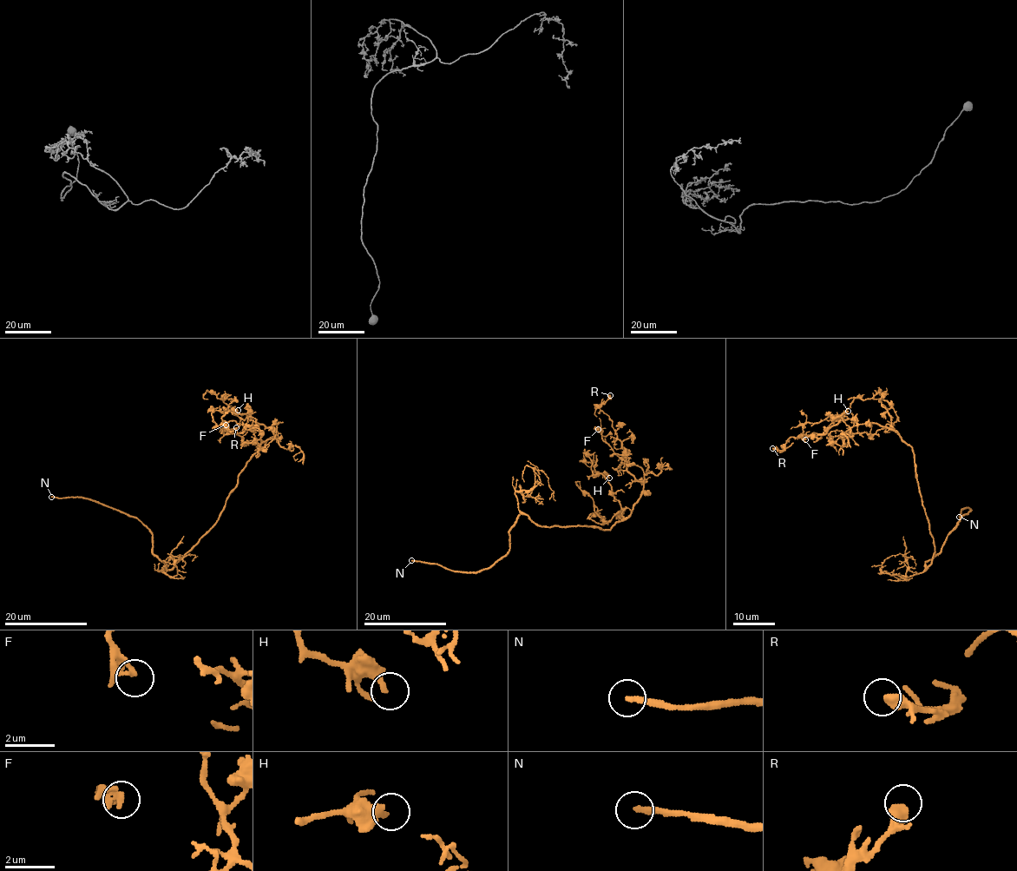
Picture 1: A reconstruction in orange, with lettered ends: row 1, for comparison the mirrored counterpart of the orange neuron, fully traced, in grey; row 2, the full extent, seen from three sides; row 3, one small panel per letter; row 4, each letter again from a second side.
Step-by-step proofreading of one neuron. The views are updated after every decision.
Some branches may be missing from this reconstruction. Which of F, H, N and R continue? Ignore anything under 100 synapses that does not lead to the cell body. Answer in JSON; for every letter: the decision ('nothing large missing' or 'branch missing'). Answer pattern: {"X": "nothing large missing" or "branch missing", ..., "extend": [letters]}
{"F": "nothing large missing", "H": "nothing large missing", "N": "branch missing", "R": "nothing large missing", "extend": ["N"]}

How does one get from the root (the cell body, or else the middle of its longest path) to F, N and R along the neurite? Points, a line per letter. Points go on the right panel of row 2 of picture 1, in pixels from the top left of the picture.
F: (922, 505), (914, 450), (894, 431), (831, 415), (813, 424), (808, 422), (803, 430), (805, 439)
N: (922, 505), (934, 545), (928, 567), (925, 563), (941, 550), (947, 534), (970, 510), (961, 510), (959, 517)
R: (922, 505), (914, 450), (890, 429), (840, 419), (816, 436), (789, 438), (781, 451), (772, 448)

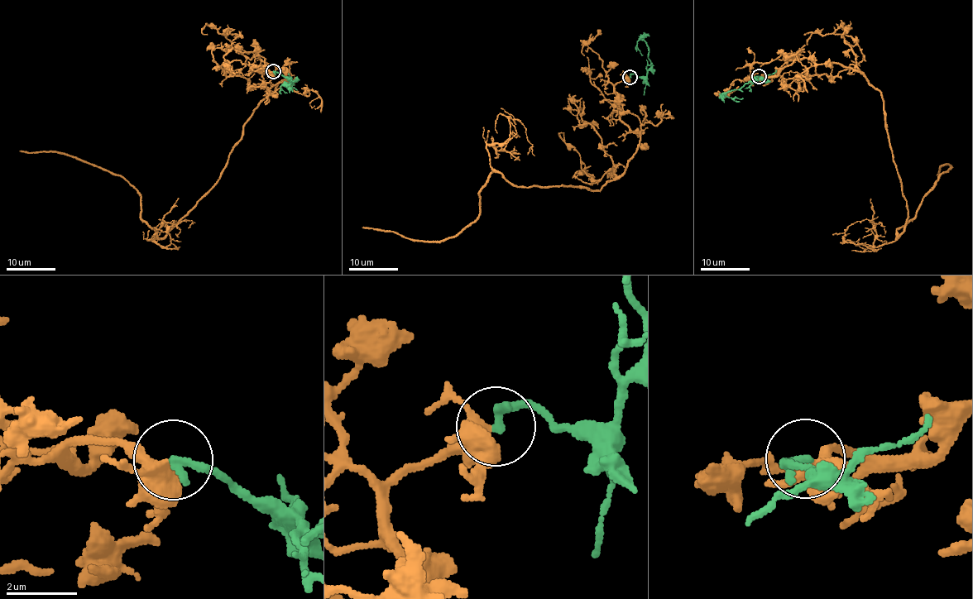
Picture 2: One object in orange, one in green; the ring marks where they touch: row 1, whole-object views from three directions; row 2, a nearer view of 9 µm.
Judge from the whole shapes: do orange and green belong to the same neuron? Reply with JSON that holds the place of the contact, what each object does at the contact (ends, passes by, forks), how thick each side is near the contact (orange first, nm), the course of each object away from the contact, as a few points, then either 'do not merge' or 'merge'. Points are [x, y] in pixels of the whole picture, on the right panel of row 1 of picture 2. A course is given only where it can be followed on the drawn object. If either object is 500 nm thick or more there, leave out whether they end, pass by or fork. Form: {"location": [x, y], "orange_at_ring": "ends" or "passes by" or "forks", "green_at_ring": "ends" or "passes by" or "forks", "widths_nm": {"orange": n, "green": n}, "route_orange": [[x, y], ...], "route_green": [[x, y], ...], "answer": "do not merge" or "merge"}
{"location": [759, 76], "orange_at_ring": "forks", "green_at_ring": "ends", "widths_nm": {"orange": 360, "green": 280}, "route_orange": [[759, 76], [806, 57], [852, 67], [877, 89], [908, 210], [900, 235], [951, 166], [937, 174]], "route_green": [[759, 76], [755, 76], [759, 79], [747, 87], [742, 85], [726, 93], [730, 97], [742, 98]], "answer": "merge"}

